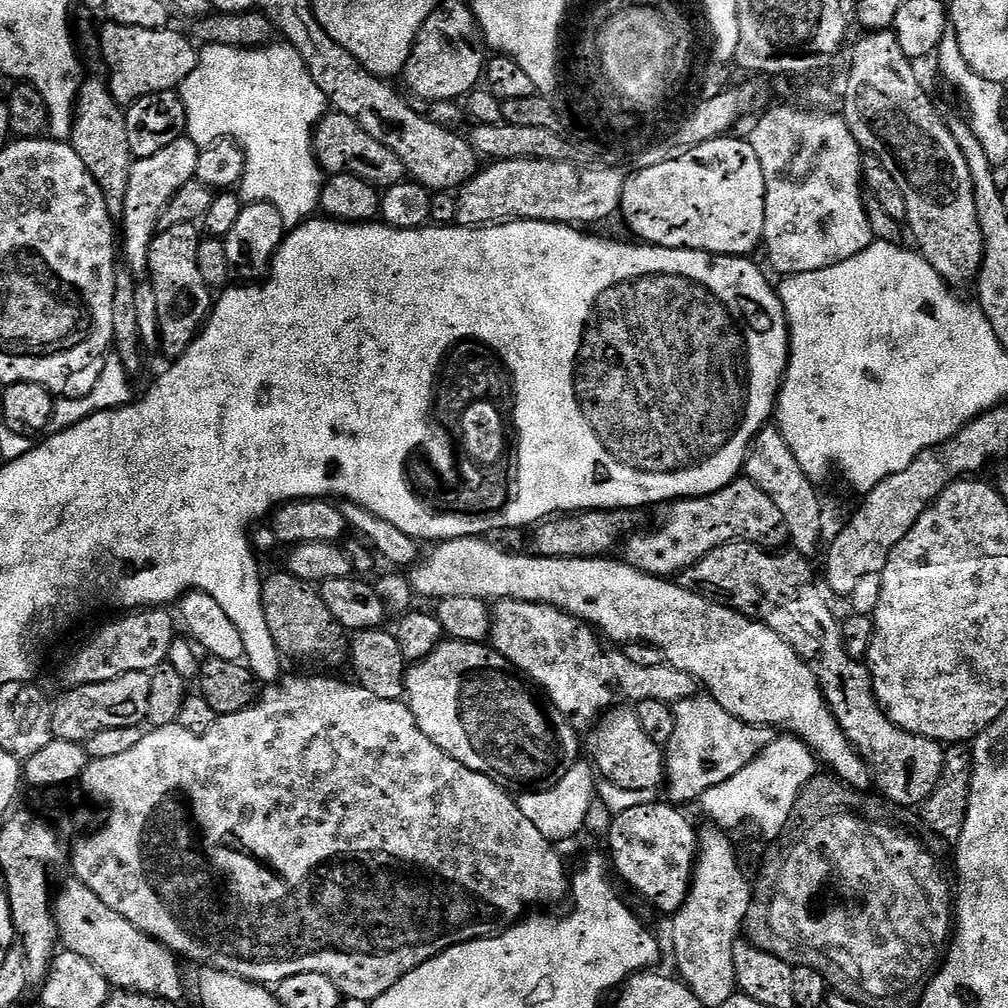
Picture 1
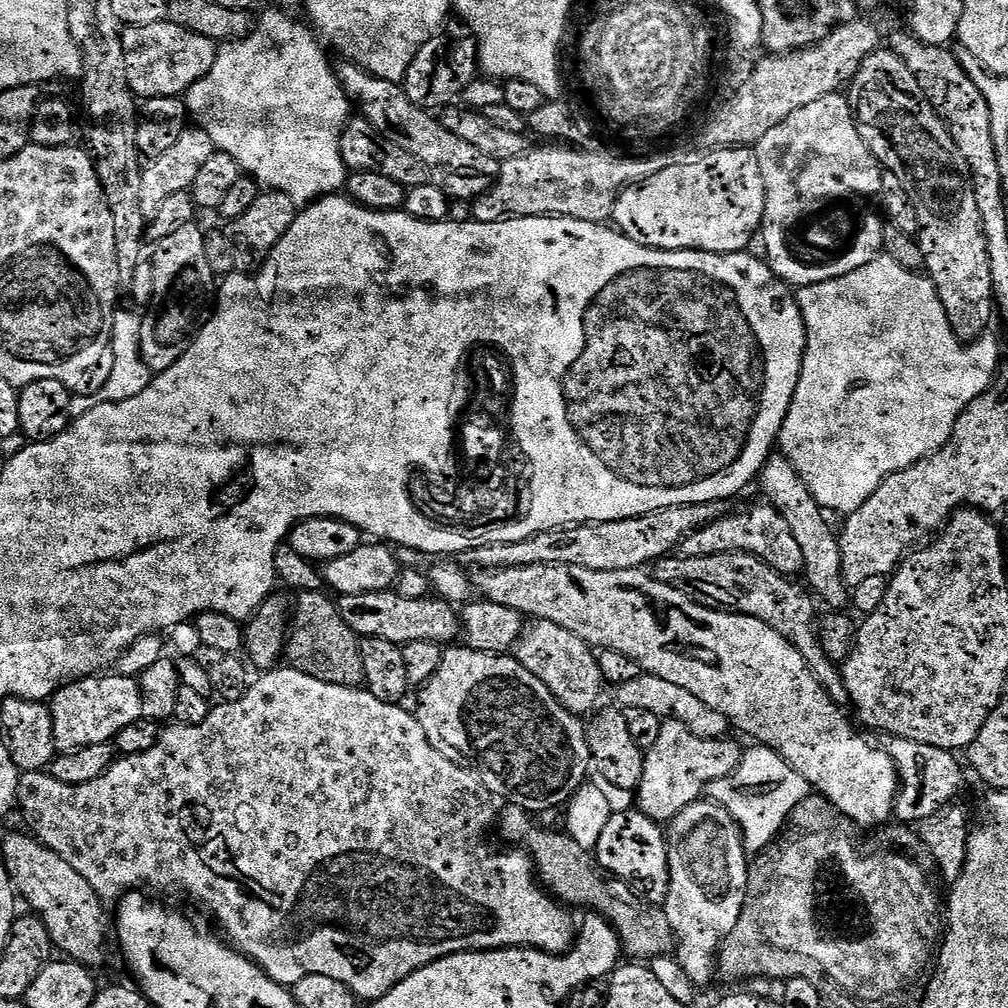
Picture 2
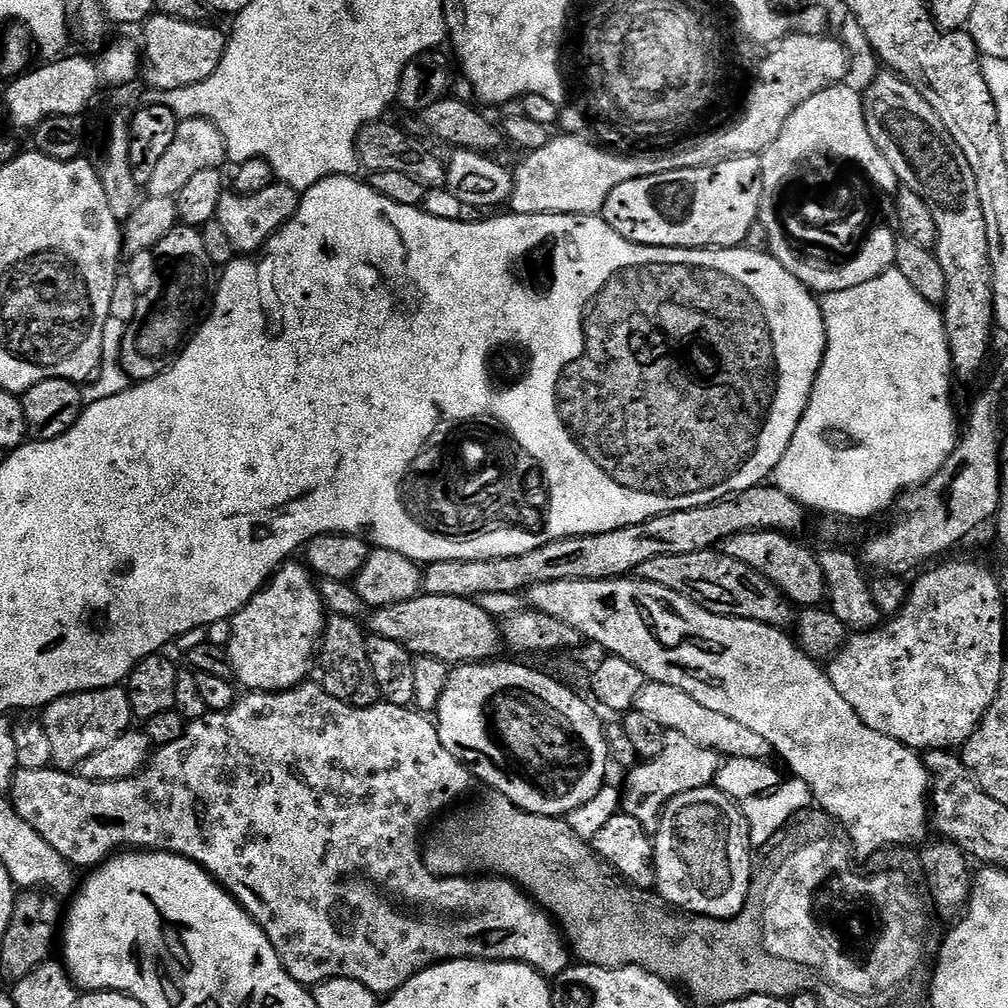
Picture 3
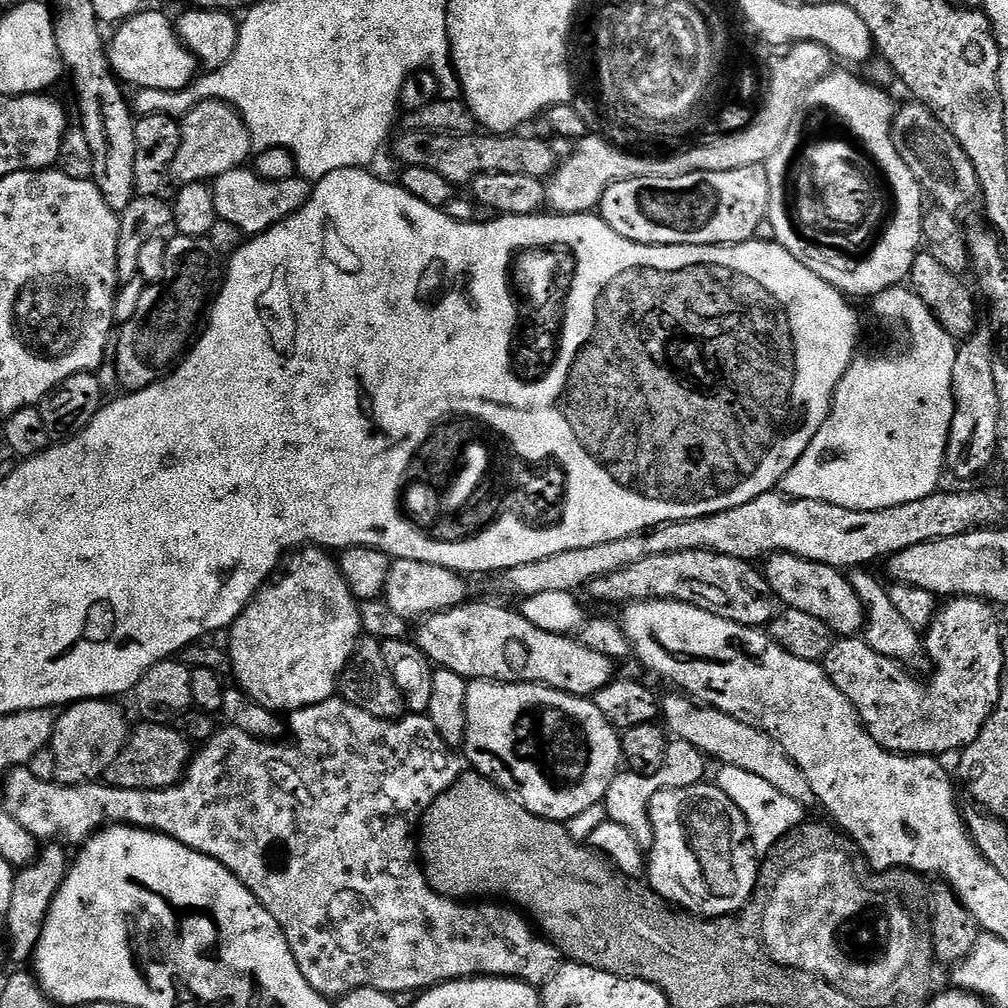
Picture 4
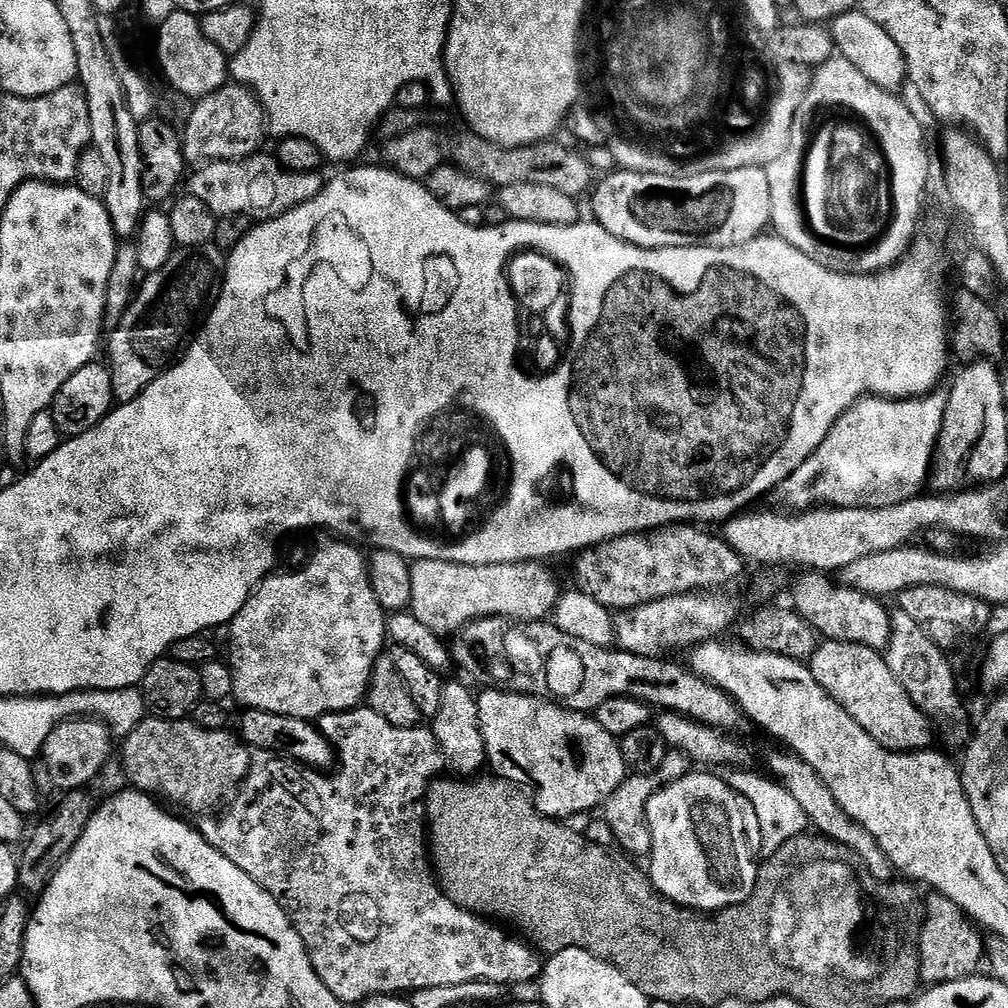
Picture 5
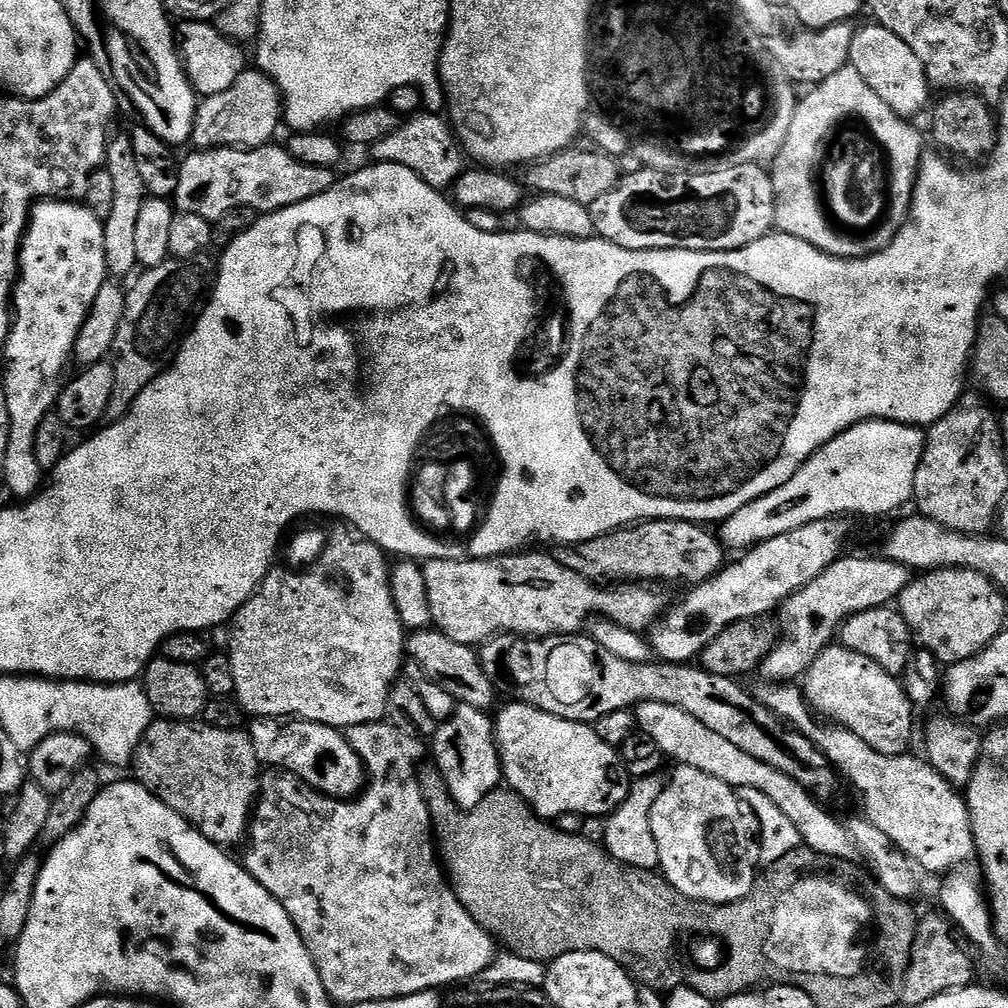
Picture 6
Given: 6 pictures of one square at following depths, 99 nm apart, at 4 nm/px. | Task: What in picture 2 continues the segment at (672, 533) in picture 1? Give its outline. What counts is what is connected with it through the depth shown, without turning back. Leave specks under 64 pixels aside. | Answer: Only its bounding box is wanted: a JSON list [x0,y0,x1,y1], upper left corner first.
[683,502,804,577]

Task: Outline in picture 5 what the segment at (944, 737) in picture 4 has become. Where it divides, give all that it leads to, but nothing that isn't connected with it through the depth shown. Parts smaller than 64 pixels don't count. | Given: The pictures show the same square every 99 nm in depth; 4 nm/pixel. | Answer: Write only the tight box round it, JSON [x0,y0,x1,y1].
[810,640,933,752]

